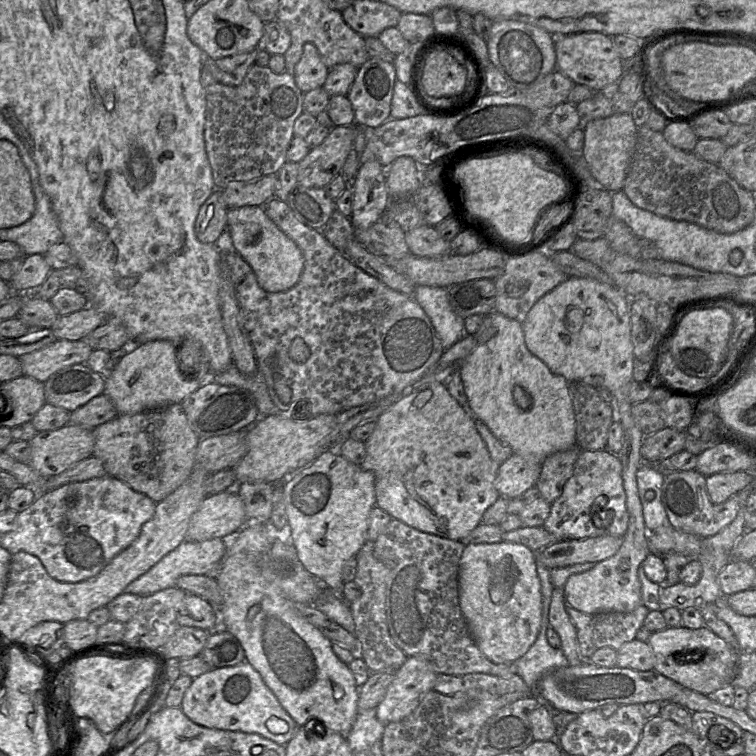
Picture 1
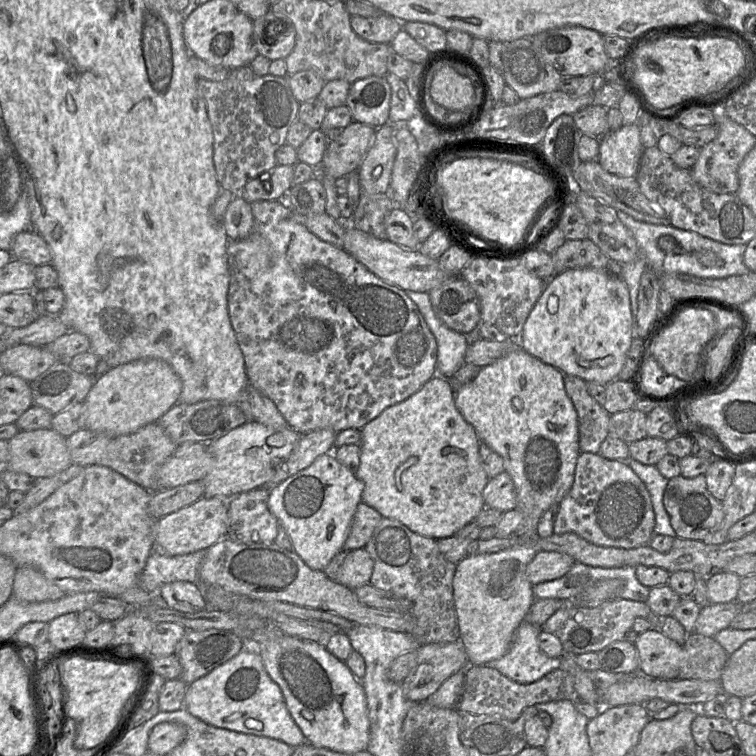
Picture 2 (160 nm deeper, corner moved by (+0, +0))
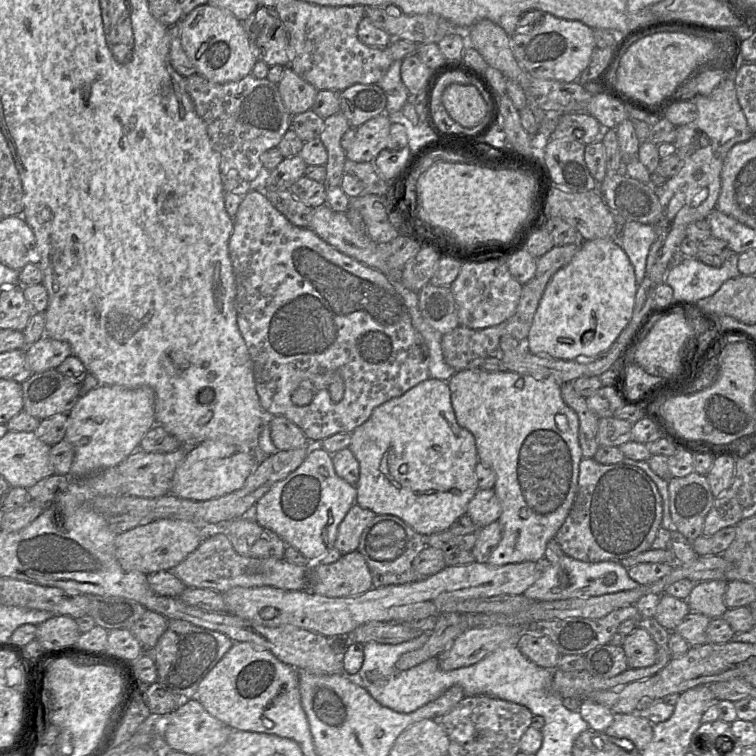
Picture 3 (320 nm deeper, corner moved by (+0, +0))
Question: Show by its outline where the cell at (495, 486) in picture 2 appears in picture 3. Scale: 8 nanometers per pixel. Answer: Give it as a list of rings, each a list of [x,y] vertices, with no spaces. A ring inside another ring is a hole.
[[[493,488],[479,489],[468,503],[466,510],[466,515],[479,529],[497,521],[501,513],[501,504]]]

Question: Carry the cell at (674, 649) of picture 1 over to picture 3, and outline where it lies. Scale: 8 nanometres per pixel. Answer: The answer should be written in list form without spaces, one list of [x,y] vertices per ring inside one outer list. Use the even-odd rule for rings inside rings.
[[[637,627],[625,636],[622,648],[629,668],[645,668],[657,661],[657,645],[649,632],[643,628]]]

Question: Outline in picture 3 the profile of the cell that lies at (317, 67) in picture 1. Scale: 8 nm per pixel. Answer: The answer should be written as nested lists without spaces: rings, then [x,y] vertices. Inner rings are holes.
[[[290,66],[285,67],[277,85],[284,106],[291,115],[303,113],[312,108],[318,90],[297,75]]]

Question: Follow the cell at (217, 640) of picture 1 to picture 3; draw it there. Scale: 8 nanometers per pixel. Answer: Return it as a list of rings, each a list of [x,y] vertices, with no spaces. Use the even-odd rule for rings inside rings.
[[[168,620],[166,631],[148,653],[157,668],[158,683],[179,697],[195,697],[206,674],[229,651],[234,642],[225,634],[195,626],[183,620]]]

